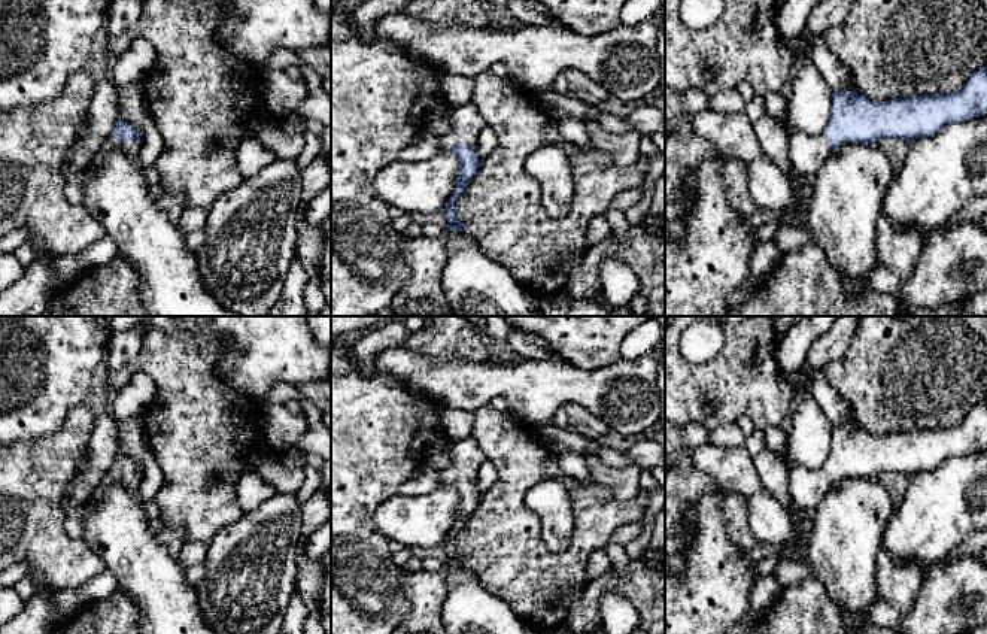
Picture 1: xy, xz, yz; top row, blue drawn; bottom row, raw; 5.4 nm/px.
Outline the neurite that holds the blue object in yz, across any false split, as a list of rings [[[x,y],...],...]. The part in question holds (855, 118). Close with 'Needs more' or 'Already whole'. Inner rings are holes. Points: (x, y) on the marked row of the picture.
[[[987,67],[974,72],[954,92],[872,101],[860,92],[833,91],[823,133],[807,136],[781,118],[795,176],[814,178],[833,149],[844,143],[875,145],[881,139],[914,142],[945,125],[987,113]]]. Needs more

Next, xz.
[[[473,101],[453,107],[452,128],[449,133],[437,137],[441,149],[453,152],[459,160],[458,178],[453,192],[443,209],[447,221],[444,231],[464,231],[456,212],[456,203],[470,182],[477,175],[482,160],[476,152],[477,136],[483,125],[482,115]]]. Needs more

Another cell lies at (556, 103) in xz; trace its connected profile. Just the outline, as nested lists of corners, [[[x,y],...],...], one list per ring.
[[[529,91],[529,95],[547,112],[562,116],[574,116],[583,119],[587,115],[599,112],[598,106],[583,103],[574,97],[549,91]]]

